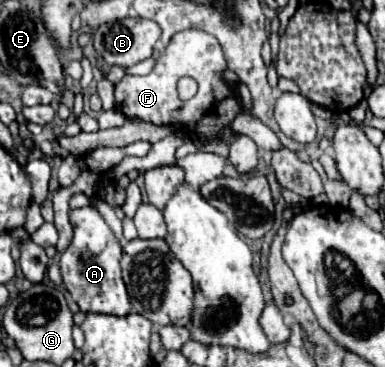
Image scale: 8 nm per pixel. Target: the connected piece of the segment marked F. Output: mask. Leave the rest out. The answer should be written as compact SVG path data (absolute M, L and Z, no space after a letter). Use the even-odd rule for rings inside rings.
M194 29L180 31L172 37L166 51L158 57L158 63L152 69L152 73L144 77L124 75L122 81L116 83L116 107L122 109L126 117L136 117L142 121L150 121L154 125L198 121L198 125L180 125L180 127L192 129L194 137L222 135L226 141L230 141L232 137L230 123L240 111L244 111L244 107L238 101L234 87L230 87L220 77L224 69L226 69L226 61L216 37L204 31L194 31ZM184 59L198 59L198 65L188 63ZM184 75L194 77L198 81L198 93L188 101L182 101L176 91L176 81Z

